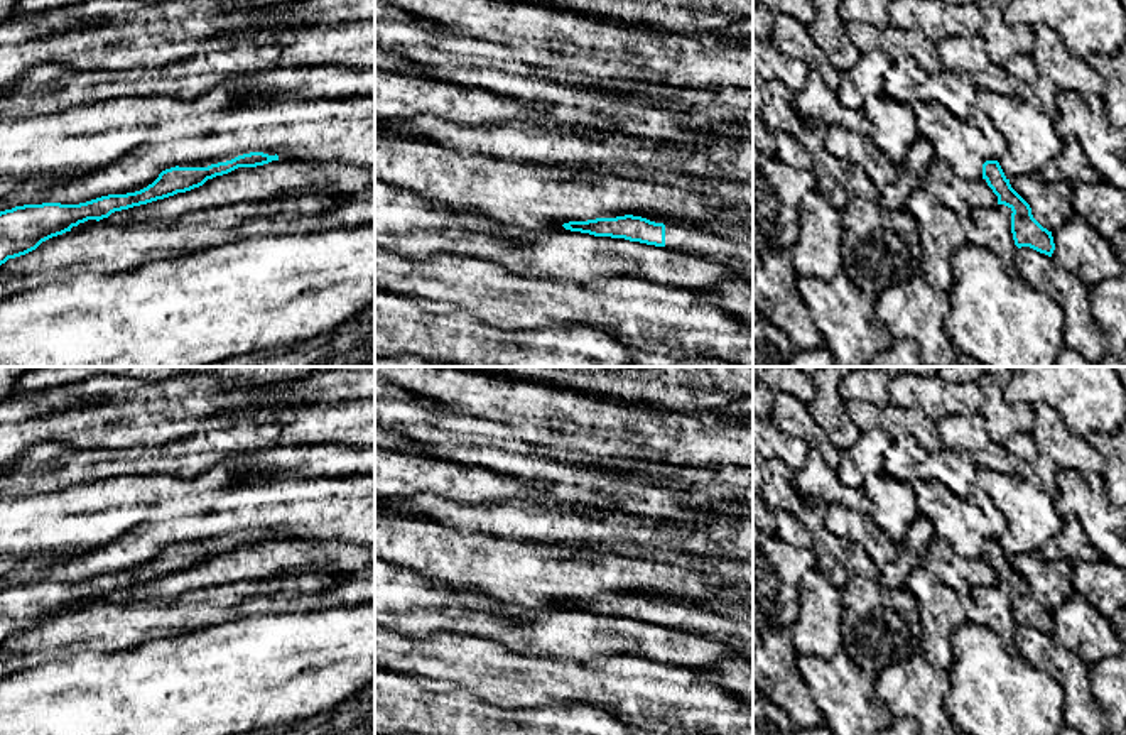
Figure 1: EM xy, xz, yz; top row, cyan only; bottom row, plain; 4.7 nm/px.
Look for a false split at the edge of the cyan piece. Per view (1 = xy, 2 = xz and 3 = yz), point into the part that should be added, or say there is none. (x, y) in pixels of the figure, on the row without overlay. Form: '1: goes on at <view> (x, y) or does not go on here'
1: does not go on here
2: does not go on here
3: does not go on here

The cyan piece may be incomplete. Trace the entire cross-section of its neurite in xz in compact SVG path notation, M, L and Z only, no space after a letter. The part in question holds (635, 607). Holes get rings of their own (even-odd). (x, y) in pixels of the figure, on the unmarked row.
M633 593L569 600L562 605L571 610L589 612L594 615L625 617L630 620L665 625L665 603Z

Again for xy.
M250 531L208 546L176 544L162 549L152 563L135 571L108 573L79 583L42 581L0 590L0 644L88 598L100 600L115 590L191 569L238 546L257 546L272 539L279 539L279 534Z

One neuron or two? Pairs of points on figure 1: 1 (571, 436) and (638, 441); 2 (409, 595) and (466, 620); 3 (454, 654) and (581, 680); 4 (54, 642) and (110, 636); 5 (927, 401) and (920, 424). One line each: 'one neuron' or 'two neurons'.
1: one neuron
2: one neuron
3: one neuron
4: one neuron
5: two neurons

